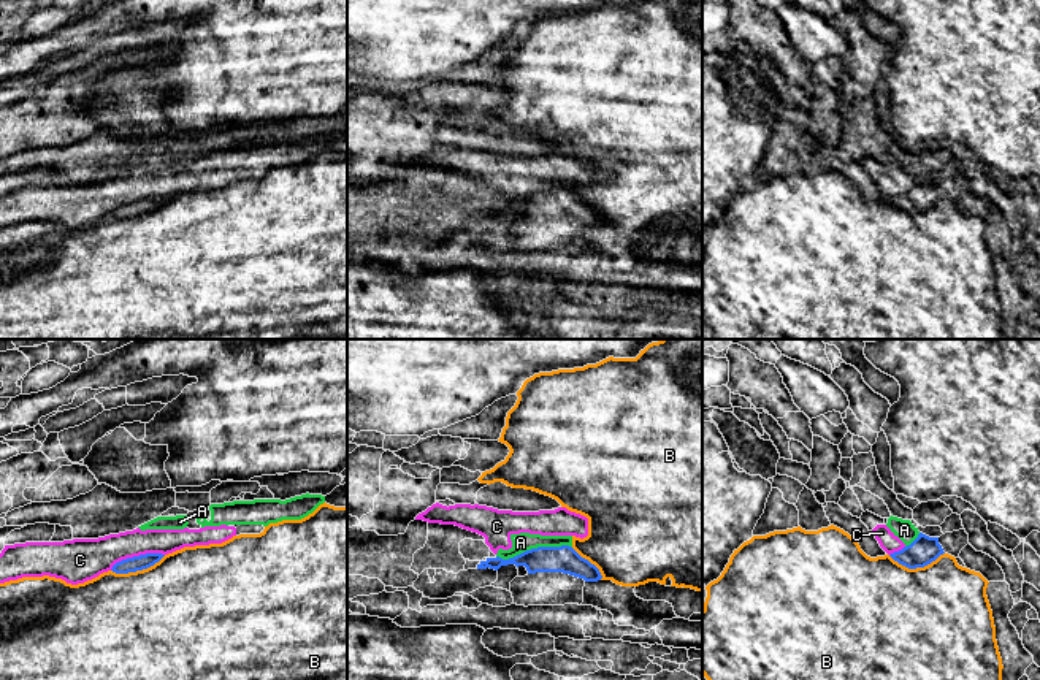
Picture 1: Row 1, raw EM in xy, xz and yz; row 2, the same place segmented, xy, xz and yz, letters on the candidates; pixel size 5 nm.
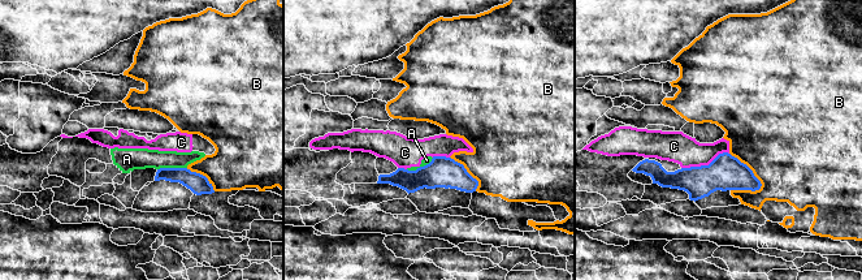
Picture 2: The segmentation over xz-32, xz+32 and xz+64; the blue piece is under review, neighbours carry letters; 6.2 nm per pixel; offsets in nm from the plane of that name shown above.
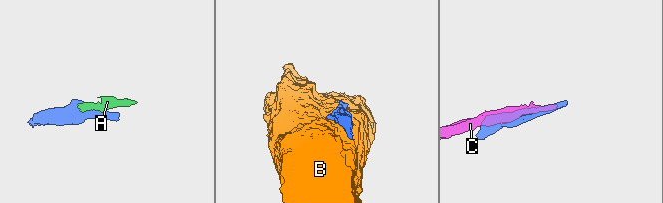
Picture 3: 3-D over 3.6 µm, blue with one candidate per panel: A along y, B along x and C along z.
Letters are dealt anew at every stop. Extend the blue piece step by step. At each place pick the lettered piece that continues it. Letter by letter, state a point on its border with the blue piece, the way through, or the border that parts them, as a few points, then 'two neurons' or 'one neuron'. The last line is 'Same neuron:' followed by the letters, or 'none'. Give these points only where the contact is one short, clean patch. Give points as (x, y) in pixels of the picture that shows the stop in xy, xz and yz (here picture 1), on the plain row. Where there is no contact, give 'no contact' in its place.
A: meets blue in xz at (533, 194); border along xz (571, 191), (538, 191), (508, 203), (497, 202); two neurons
B: meets blue in yz at (915, 213); two neurons
C: meets blue in xy at (137, 202); two neurons
Same neuron: none

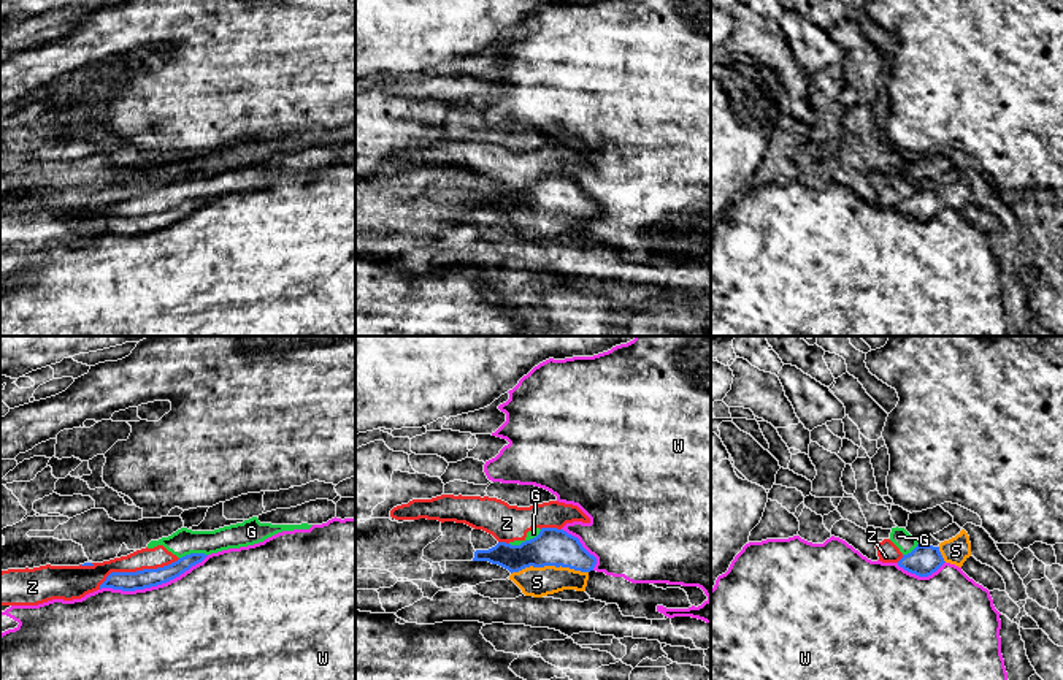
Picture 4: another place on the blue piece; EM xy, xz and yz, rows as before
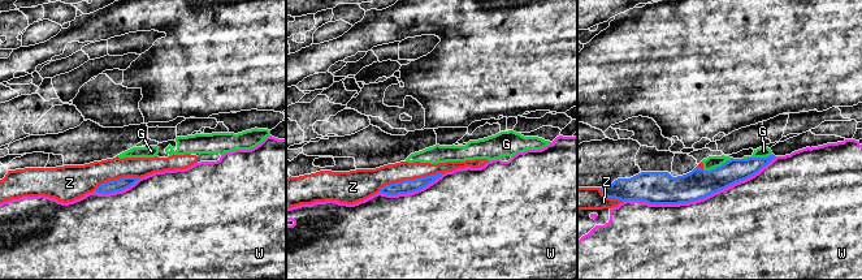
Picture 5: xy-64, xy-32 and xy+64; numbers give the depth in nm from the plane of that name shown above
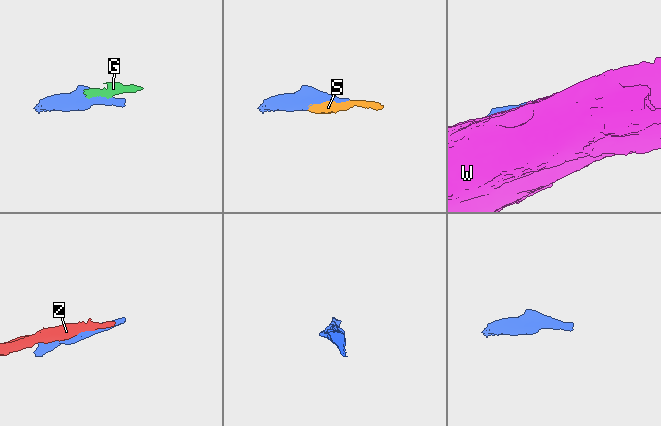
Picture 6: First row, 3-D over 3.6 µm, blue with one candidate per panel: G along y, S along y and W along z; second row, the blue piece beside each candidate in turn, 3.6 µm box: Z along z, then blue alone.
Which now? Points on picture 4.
G: meets blue in xz at (525, 186); border along xz (541, 175), (519, 189), (510, 189); two neurons
S: meets blue in xz at (549, 210); one neuron
W: meets blue in xy at (154, 230); two neurons
Z: meets blue in xy at (137, 216); two neurons
Same neuron: S

